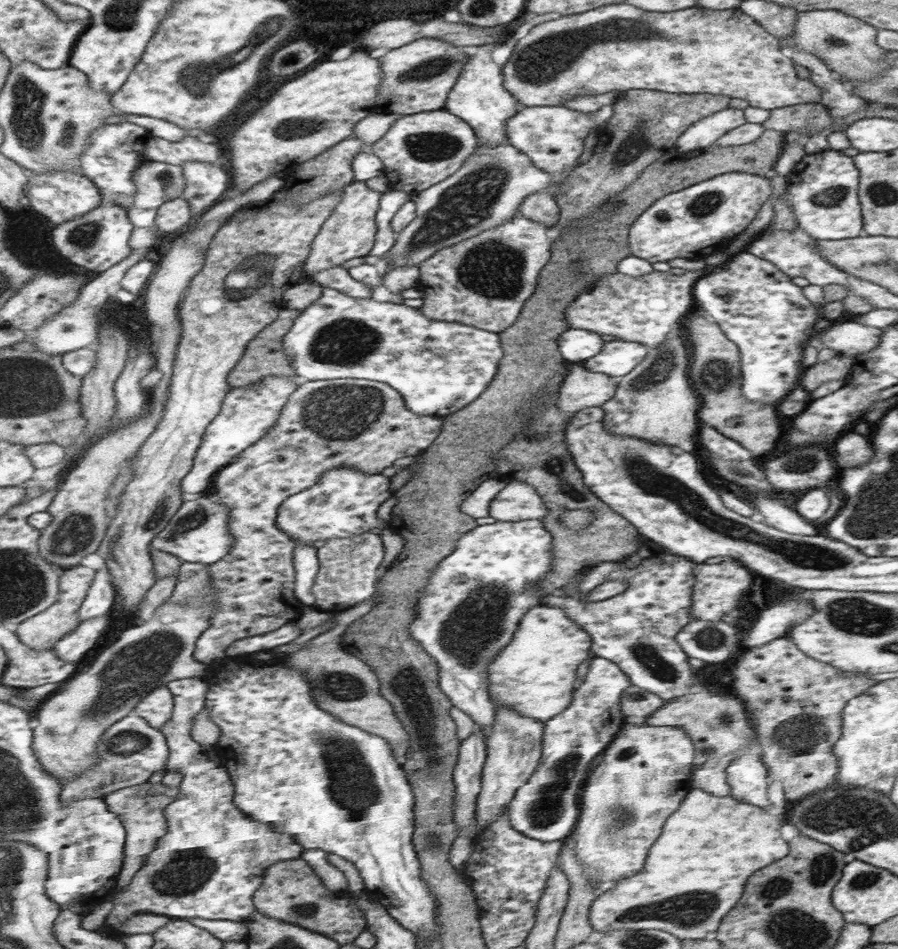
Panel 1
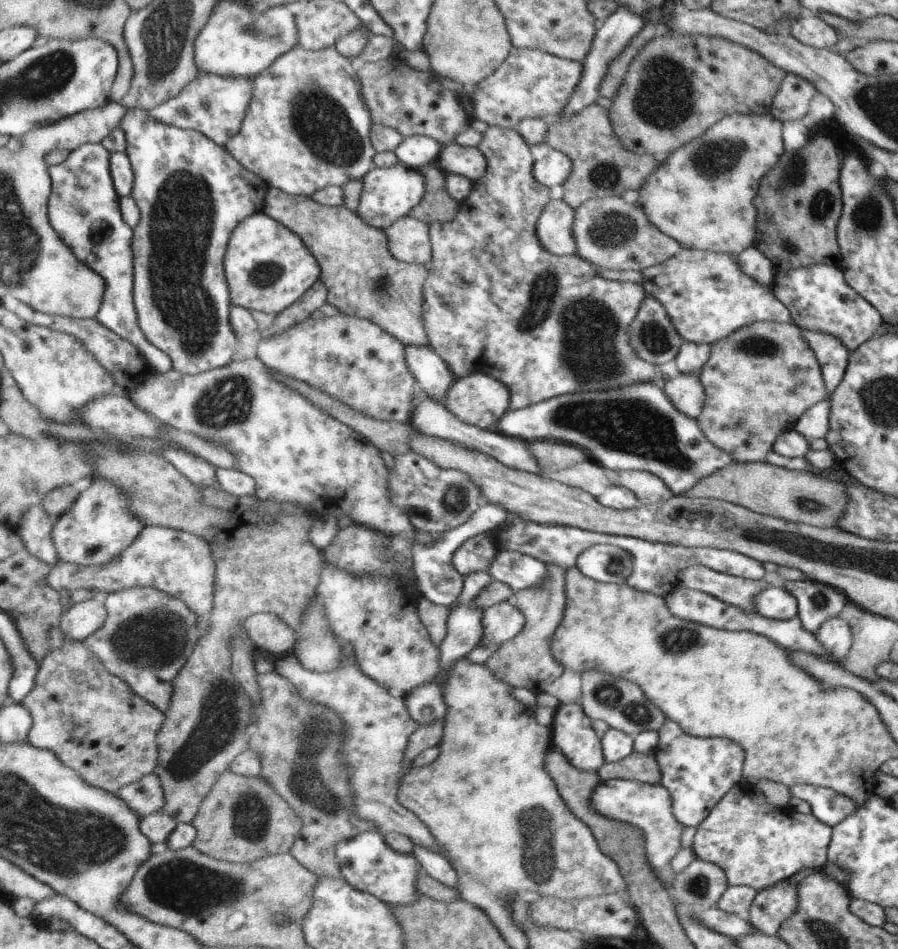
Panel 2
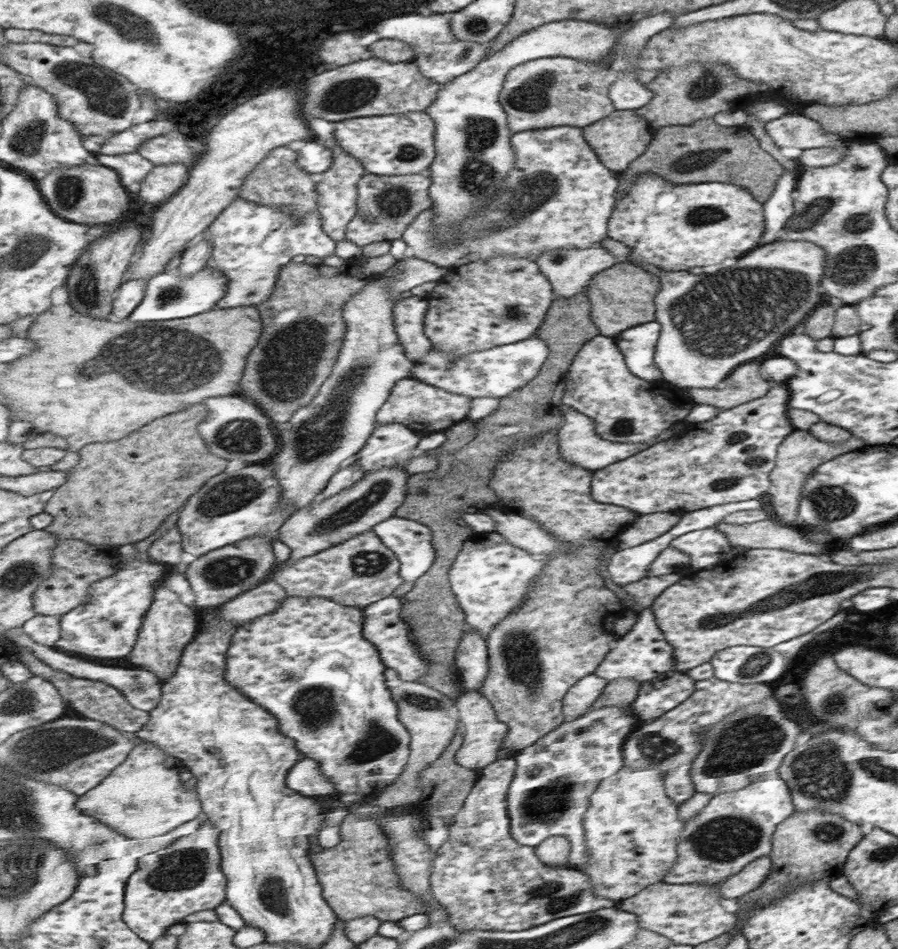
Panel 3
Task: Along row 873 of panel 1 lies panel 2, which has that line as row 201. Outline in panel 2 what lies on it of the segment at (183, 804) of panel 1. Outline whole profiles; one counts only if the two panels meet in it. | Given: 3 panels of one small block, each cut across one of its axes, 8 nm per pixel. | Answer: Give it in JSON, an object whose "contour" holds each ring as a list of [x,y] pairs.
{"contour":[[[139,107],[129,108],[129,116],[122,129],[128,132],[129,148],[127,153],[132,158],[133,164],[135,165],[135,172],[137,173],[137,186],[132,196],[137,198],[145,214],[143,217],[143,224],[135,231],[135,240],[133,242],[137,252],[137,254],[135,254],[137,256],[135,259],[137,262],[137,284],[135,294],[141,328],[144,330],[147,340],[151,344],[154,344],[159,350],[164,351],[174,362],[174,370],[179,371],[181,374],[198,375],[220,369],[222,366],[228,367],[230,362],[234,360],[234,356],[236,356],[239,337],[235,329],[232,328],[233,294],[231,293],[230,284],[227,278],[225,257],[233,241],[234,232],[237,231],[247,219],[265,211],[269,192],[272,190],[272,187],[269,185],[268,181],[263,181],[257,173],[246,169],[245,166],[233,156],[228,148],[219,146],[202,132],[167,126],[166,124],[157,122],[151,116],[151,110]]]}

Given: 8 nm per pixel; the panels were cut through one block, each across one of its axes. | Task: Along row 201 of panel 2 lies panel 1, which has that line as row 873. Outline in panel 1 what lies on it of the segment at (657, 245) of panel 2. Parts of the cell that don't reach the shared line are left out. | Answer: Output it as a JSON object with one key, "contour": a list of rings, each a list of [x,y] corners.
{"contour":[[[627,722],[621,729],[599,759],[598,766],[594,767],[594,774],[588,776],[578,828],[572,834],[577,857],[585,863],[585,873],[594,886],[606,890],[613,884],[633,878],[644,869],[650,849],[664,832],[664,823],[677,812],[684,796],[689,794],[688,788],[678,788],[678,785],[690,780],[695,756],[696,744],[680,727],[636,726]]]}

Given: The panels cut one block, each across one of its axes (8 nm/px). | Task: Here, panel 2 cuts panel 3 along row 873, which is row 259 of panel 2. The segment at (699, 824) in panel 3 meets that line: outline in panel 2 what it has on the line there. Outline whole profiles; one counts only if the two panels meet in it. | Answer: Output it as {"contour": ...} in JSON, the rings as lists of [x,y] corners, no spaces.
{"contour":[[[685,248],[682,253],[675,255],[666,263],[648,268],[640,274],[641,285],[645,288],[646,294],[650,294],[663,307],[678,335],[686,342],[710,346],[716,340],[721,340],[741,327],[753,323],[793,321],[789,309],[781,304],[775,295],[773,284],[760,285],[754,278],[744,274],[736,255]]]}

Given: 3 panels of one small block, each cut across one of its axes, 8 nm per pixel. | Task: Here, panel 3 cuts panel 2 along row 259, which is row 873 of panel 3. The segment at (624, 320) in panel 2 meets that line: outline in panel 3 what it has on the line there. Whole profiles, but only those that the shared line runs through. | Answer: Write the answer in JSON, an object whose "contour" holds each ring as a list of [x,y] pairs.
{"contour":[[[511,755],[505,759],[496,759],[480,770],[473,790],[470,790],[460,812],[454,816],[454,826],[449,826],[447,840],[436,852],[431,869],[433,899],[448,913],[449,926],[457,932],[521,932],[546,925],[557,918],[615,907],[616,902],[594,896],[588,876],[578,868],[551,869],[541,863],[535,847],[524,846],[512,838],[507,813],[507,792],[514,778],[516,765],[514,755]]]}

